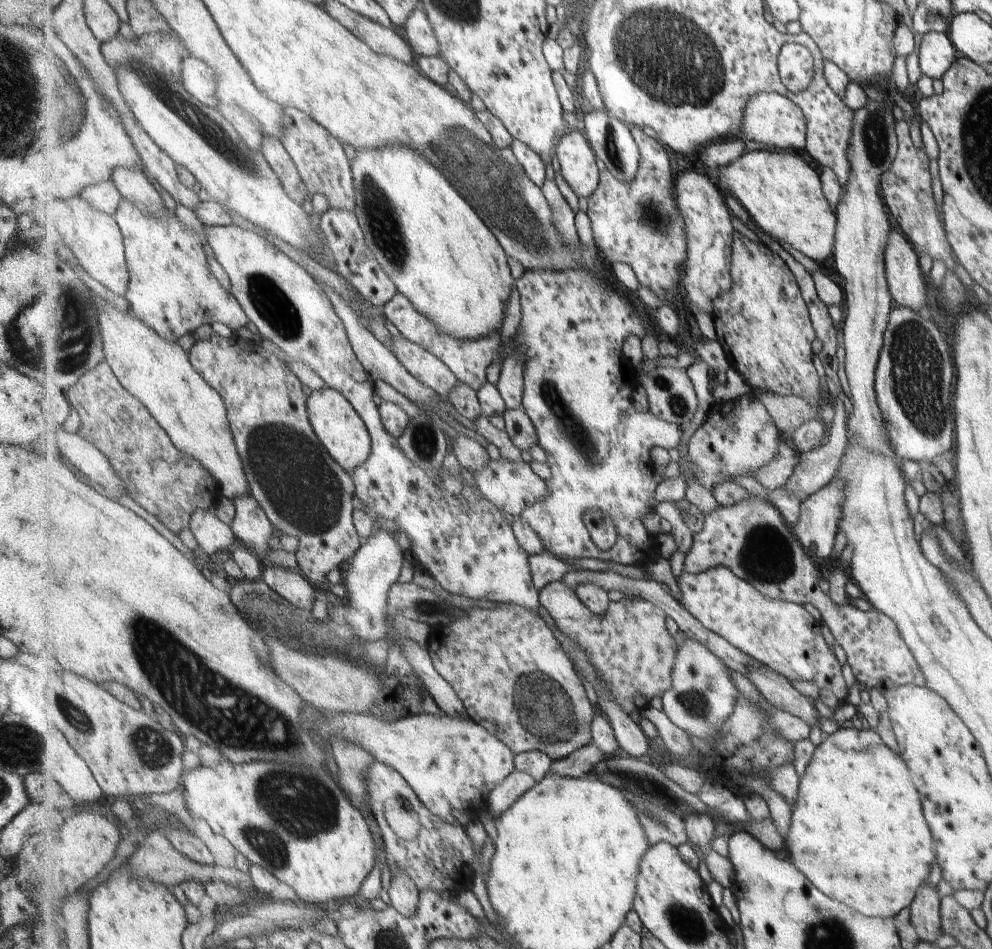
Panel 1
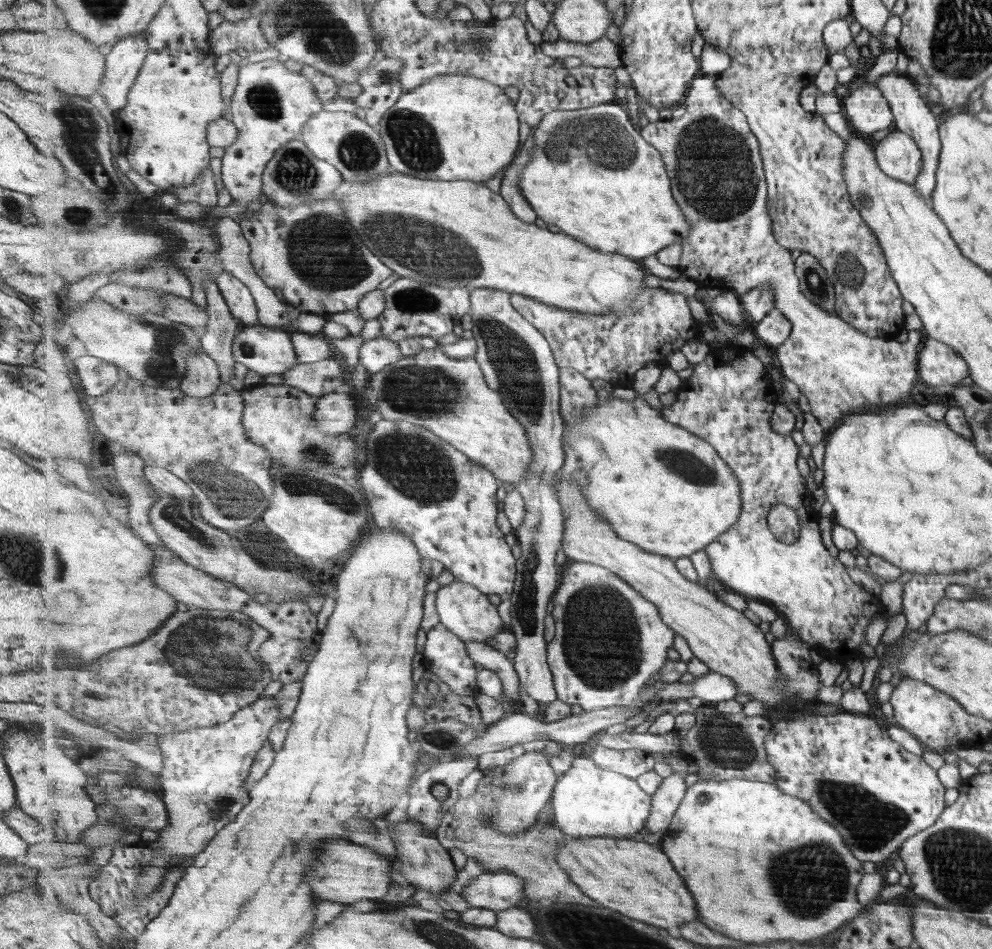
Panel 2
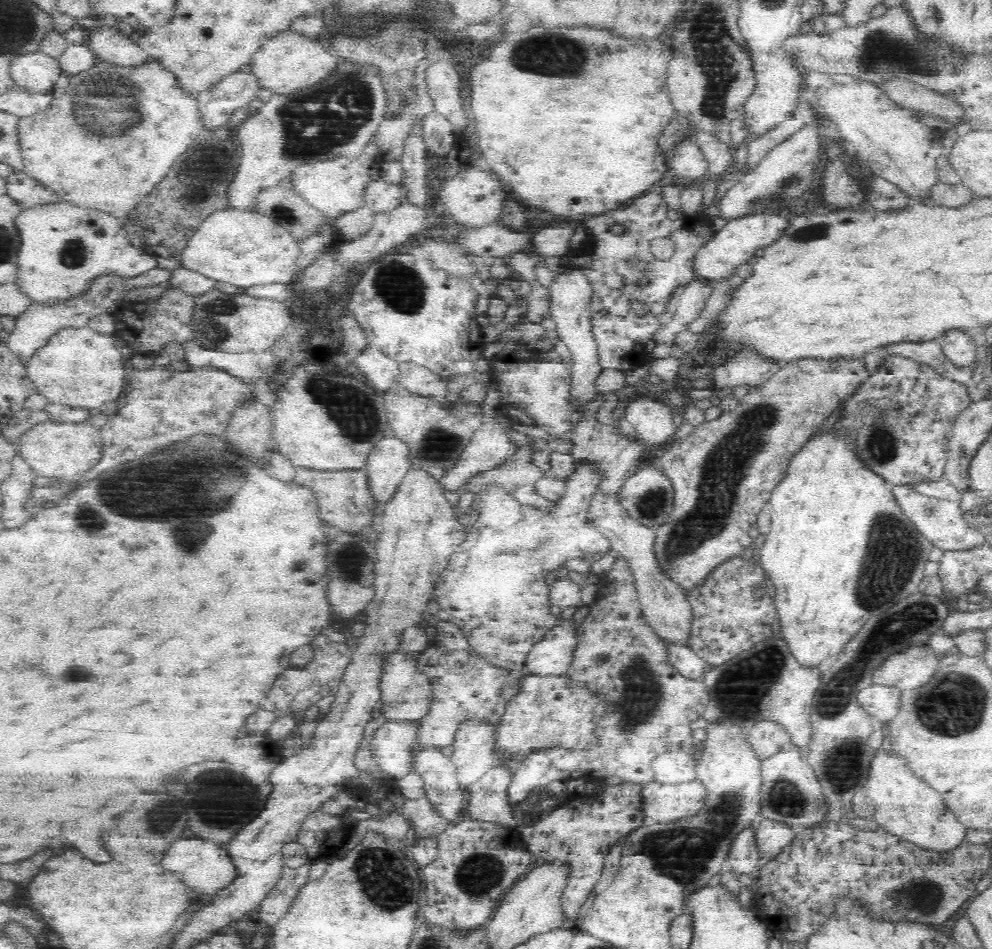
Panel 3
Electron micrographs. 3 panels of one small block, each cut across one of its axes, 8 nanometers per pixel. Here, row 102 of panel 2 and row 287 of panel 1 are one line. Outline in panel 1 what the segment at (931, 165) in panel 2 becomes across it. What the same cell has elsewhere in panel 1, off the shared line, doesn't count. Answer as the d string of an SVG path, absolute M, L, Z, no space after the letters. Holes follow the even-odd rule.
M891 228L885 248L887 288L895 305L917 312L925 302L925 286L913 250L905 238Z

